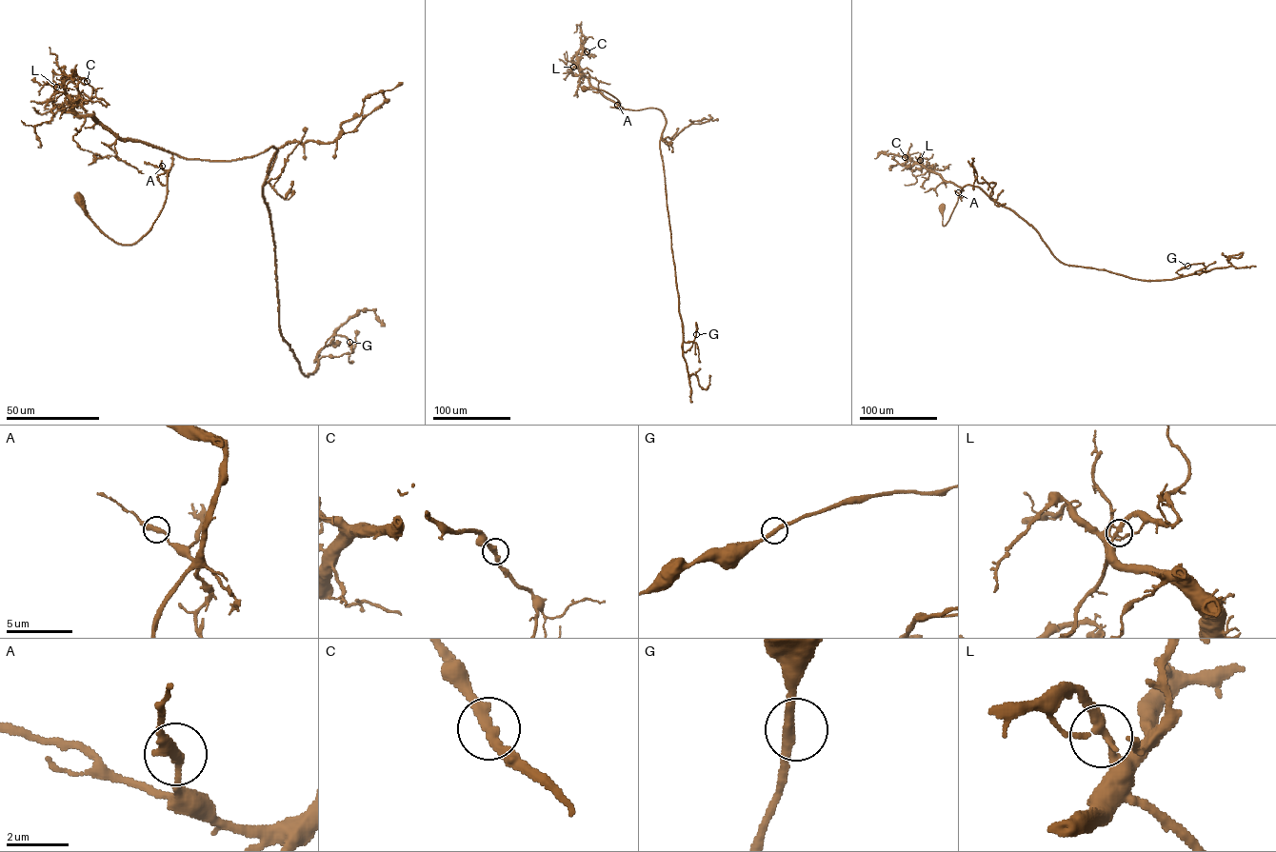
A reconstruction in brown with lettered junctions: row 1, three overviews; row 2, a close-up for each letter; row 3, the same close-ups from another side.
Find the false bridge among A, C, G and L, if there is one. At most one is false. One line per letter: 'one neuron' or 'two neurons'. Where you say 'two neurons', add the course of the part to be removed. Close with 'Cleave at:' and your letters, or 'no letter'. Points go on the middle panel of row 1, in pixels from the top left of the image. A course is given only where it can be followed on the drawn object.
A: one neuron
C: one neuron
G: one neuron
L: one neuron
Cleave at: no letter

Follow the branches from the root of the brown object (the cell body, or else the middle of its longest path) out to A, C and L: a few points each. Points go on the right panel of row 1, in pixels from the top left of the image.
A: (942, 206), (945, 226), (960, 195), (958, 192)
C: (942, 206), (945, 226), (962, 188), (907, 156), (897, 155), (905, 157)
L: (942, 206), (945, 226), (962, 188), (929, 171), (917, 163), (920, 160)

